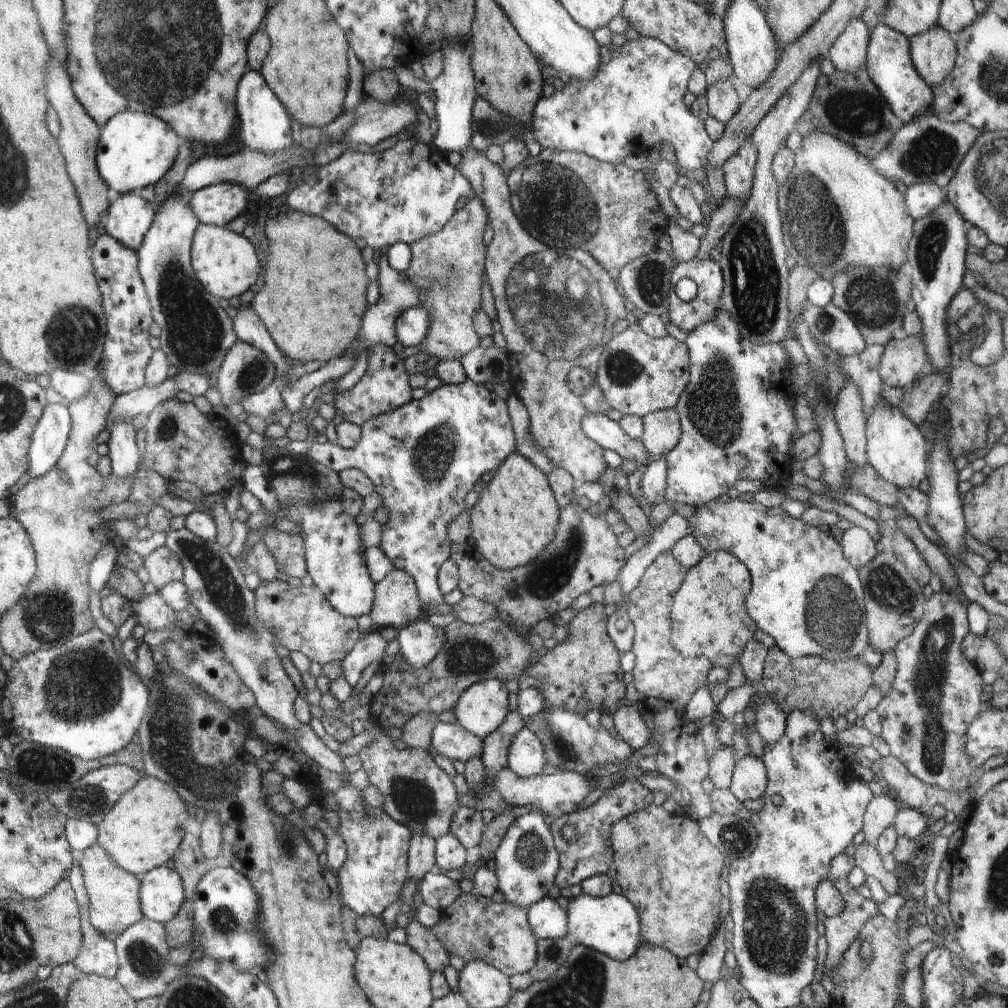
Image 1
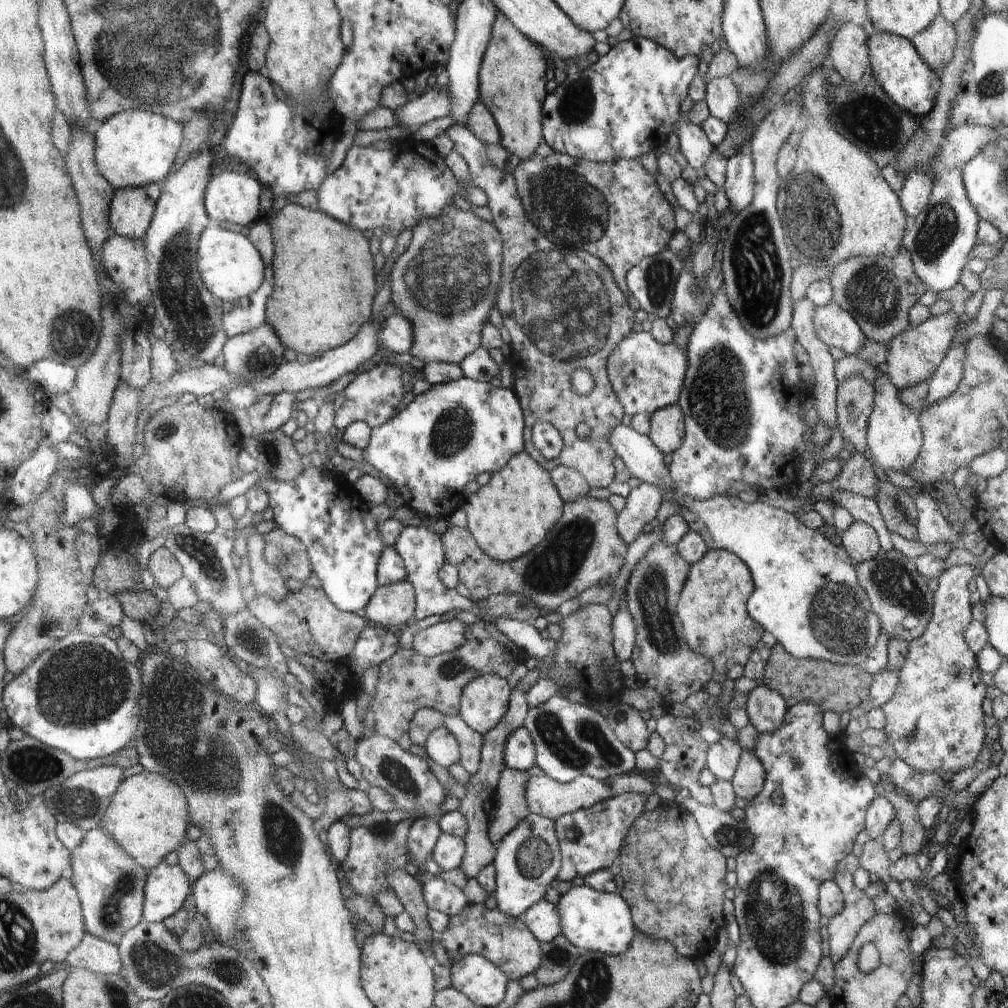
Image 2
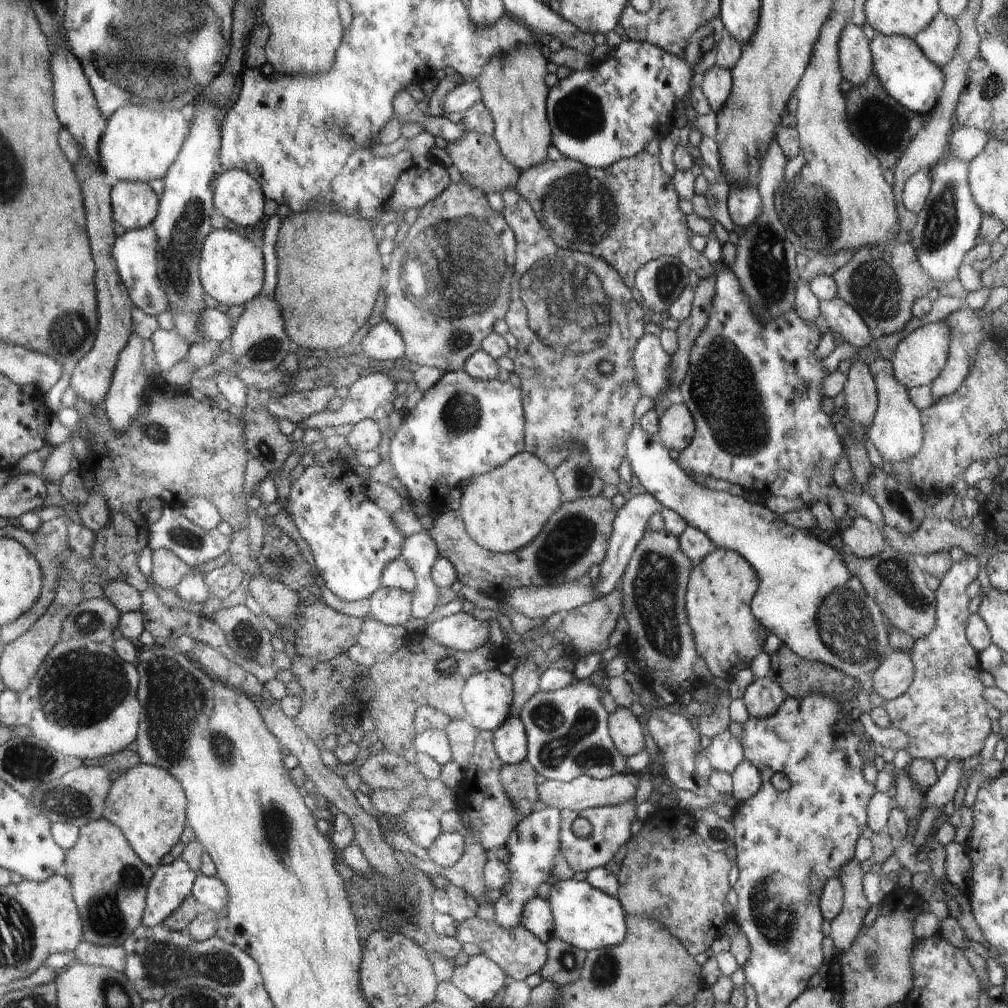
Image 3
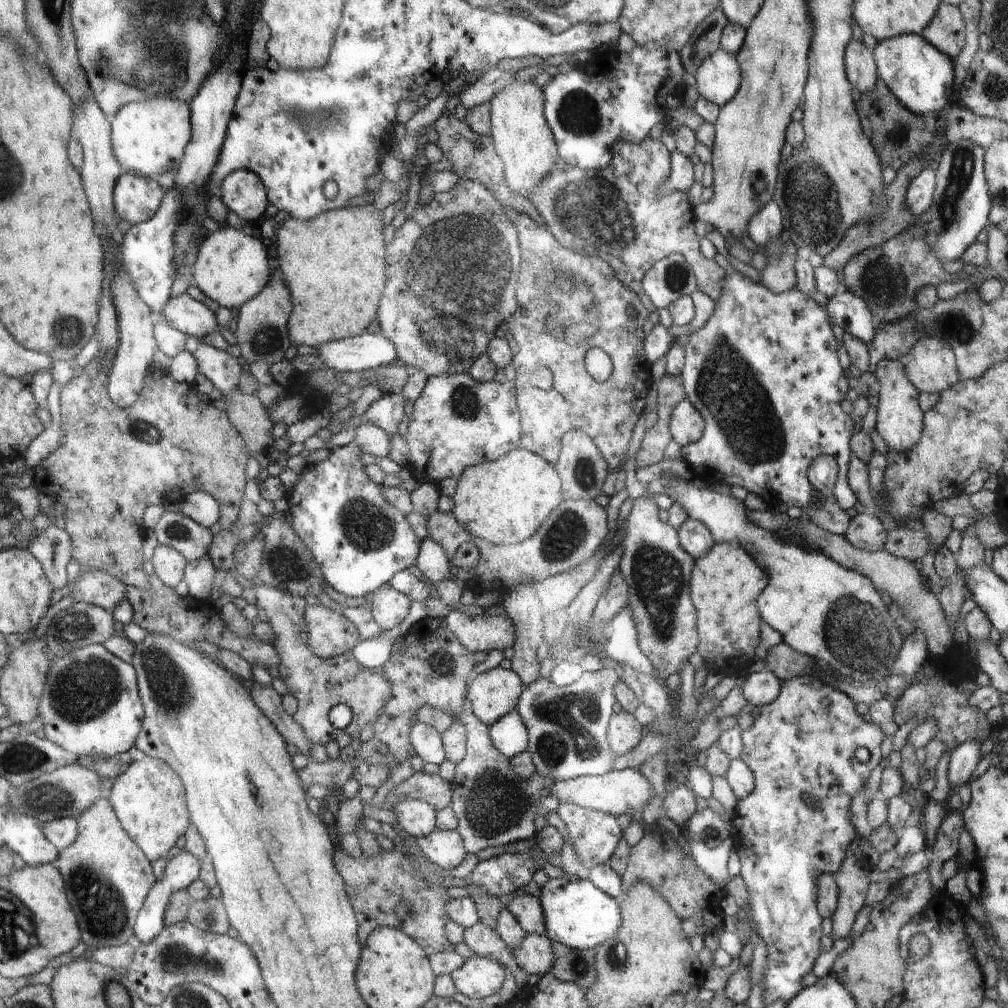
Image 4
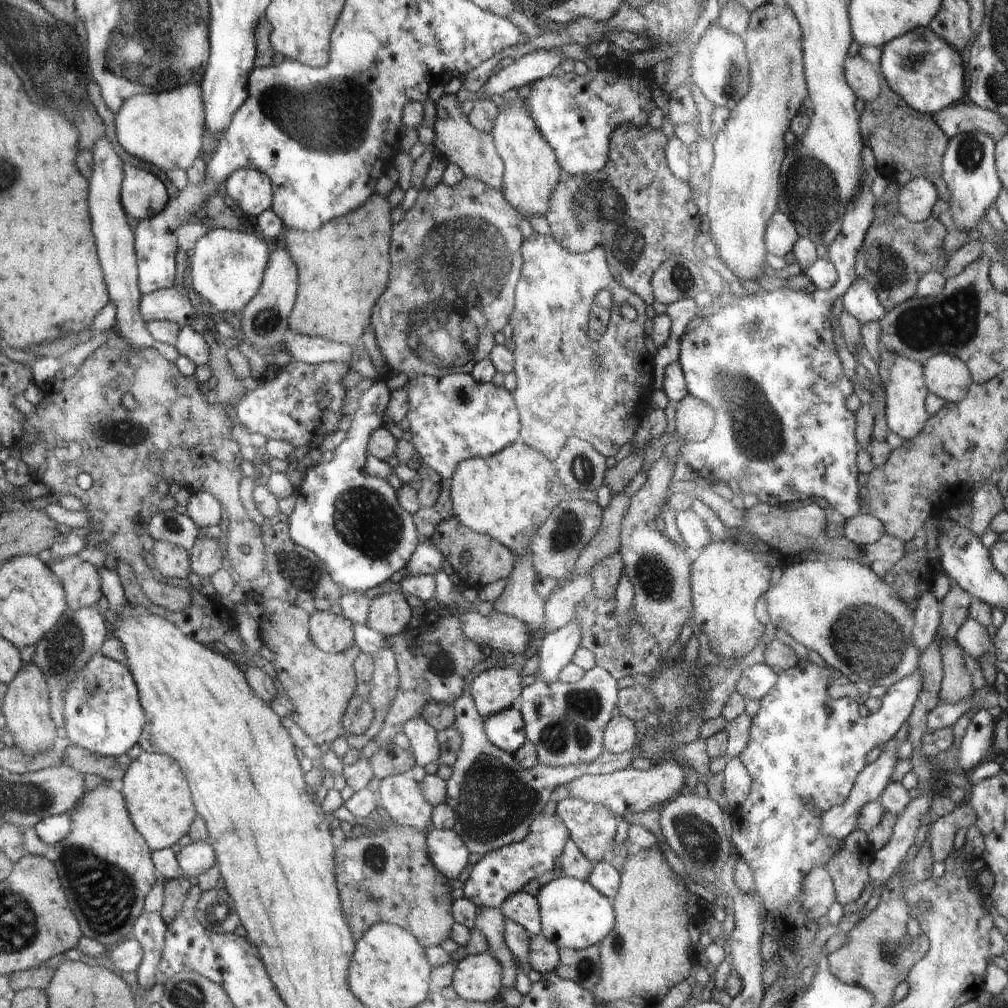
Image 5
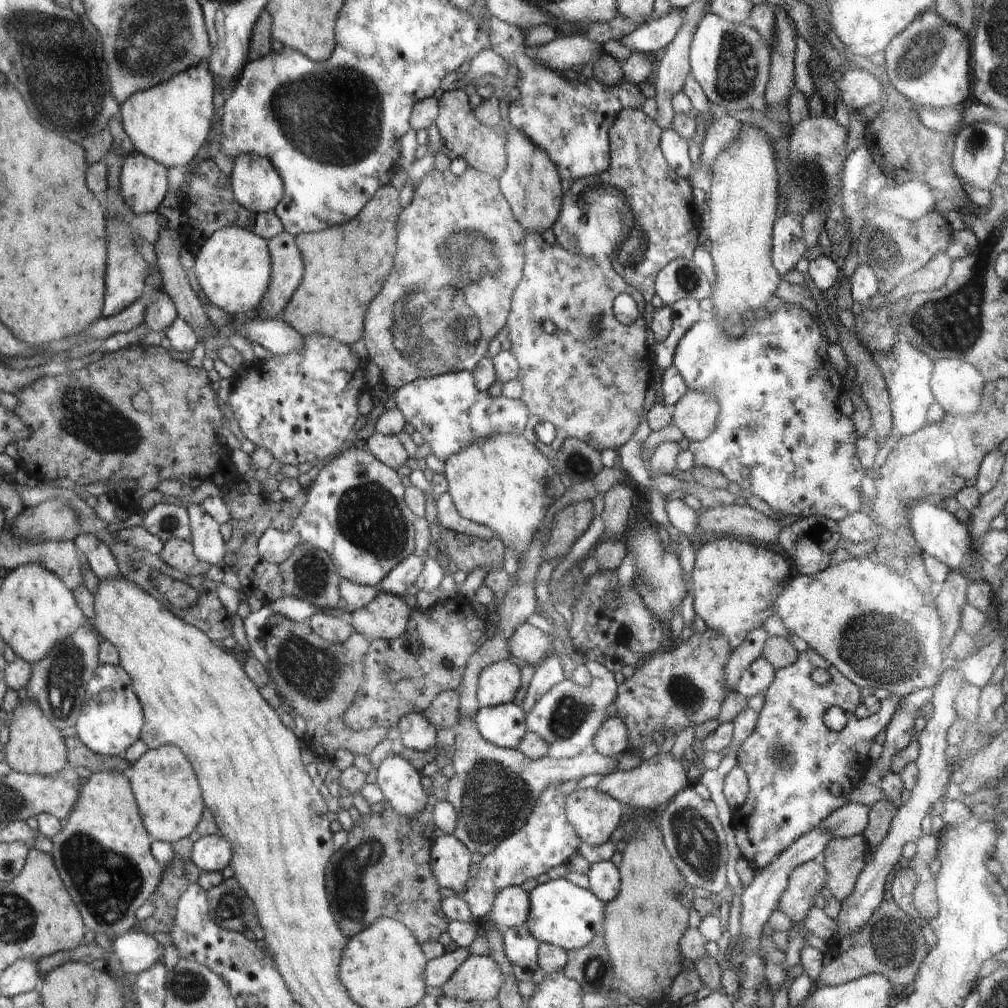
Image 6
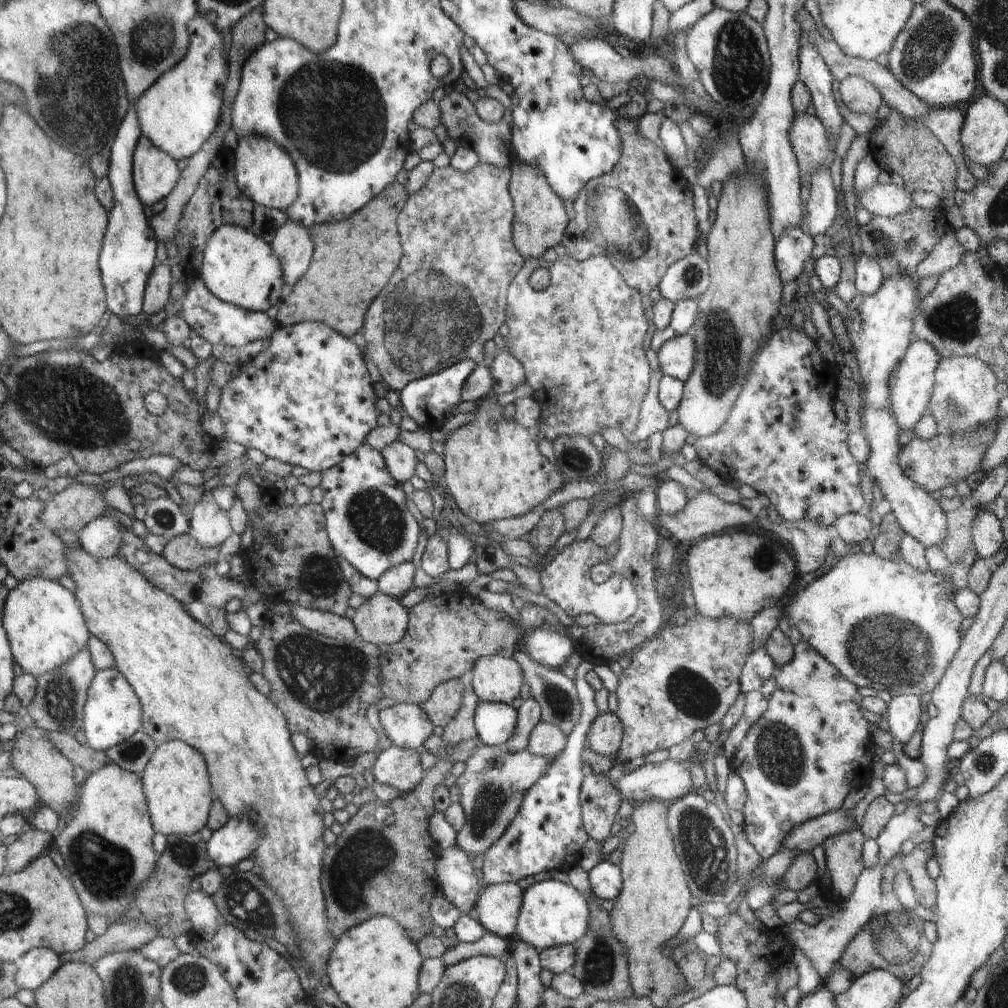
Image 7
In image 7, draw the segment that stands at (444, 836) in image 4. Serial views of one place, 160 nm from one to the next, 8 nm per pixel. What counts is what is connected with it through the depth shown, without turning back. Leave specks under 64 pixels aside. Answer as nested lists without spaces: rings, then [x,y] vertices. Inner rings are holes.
[[[458,846],[444,849],[436,868],[442,895],[459,908],[461,915],[473,914],[482,884],[468,855]]]

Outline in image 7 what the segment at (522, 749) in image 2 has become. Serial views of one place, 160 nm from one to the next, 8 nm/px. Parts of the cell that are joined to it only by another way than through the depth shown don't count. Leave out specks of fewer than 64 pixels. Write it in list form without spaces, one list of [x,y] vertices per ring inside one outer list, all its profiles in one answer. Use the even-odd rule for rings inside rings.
[[[480,701],[475,710],[475,727],[481,742],[503,747],[516,734],[516,710],[508,703]]]

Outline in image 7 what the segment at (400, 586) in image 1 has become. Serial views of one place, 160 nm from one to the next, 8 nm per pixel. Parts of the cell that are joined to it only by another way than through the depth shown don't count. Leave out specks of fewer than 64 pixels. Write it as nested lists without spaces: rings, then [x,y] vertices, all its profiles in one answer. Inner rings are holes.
[[[378,592],[350,614],[361,638],[379,646],[398,643],[403,638],[409,626],[408,613],[397,598]]]

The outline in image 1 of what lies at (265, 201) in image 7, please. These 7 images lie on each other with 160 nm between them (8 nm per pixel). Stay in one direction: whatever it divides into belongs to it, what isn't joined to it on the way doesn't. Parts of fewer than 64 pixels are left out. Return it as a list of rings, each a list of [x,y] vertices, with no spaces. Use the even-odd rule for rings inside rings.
[[[221,182],[194,191],[189,204],[202,224],[226,227],[248,206],[248,194],[242,185]]]

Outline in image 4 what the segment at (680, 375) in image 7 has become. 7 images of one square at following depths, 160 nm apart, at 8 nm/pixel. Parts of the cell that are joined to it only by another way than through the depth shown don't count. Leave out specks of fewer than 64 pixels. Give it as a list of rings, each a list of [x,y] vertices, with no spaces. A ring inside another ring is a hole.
[[[728,268],[723,291],[715,303],[708,322],[683,341],[685,361],[681,381],[685,396],[699,409],[707,424],[698,443],[681,446],[681,458],[696,477],[730,487],[743,486],[770,506],[782,502],[806,508],[819,497],[808,481],[806,470],[816,456],[828,454],[834,456],[839,466],[838,482],[833,491],[836,502],[845,511],[854,507],[857,498],[847,479],[853,455],[850,441],[854,423],[840,407],[854,382],[846,378],[840,367],[827,309],[797,288],[784,294],[775,293],[733,268]]]

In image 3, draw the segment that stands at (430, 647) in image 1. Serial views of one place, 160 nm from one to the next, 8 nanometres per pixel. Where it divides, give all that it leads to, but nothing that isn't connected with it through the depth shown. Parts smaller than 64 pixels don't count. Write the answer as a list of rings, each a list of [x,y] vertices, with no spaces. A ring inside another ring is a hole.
[[[460,611],[430,623],[424,631],[434,642],[457,651],[470,652],[488,640],[486,621],[480,622],[473,614]]]

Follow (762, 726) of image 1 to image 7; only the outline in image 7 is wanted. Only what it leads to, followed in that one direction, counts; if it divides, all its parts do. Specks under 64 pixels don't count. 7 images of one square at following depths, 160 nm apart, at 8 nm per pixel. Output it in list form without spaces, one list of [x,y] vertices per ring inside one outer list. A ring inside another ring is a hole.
[[[755,649],[742,672],[742,694],[758,690],[761,686],[774,675],[772,657],[766,649]]]

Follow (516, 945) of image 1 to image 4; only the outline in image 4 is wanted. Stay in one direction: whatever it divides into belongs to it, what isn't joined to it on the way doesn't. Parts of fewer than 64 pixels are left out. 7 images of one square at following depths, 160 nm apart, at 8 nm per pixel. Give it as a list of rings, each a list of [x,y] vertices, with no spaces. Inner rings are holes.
[[[527,934],[518,948],[510,950],[517,965],[530,975],[548,973],[555,964],[554,943],[546,935]]]

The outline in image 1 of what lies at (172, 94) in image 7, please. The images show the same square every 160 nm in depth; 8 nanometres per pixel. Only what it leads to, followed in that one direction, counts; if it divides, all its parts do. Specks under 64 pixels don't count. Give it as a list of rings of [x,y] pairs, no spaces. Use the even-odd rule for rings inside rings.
[[[124,111],[115,114],[101,127],[102,136],[98,144],[100,176],[118,194],[141,191],[146,186],[155,185],[171,170],[170,166],[174,166],[174,158],[181,147],[179,133],[176,134],[172,126],[152,116],[152,113]]]

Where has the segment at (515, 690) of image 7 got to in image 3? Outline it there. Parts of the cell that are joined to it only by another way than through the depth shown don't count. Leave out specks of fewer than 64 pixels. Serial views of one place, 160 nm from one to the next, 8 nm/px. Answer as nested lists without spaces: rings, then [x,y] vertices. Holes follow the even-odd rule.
[[[499,669],[471,676],[462,692],[468,720],[478,731],[494,732],[510,718],[514,694],[514,681]]]

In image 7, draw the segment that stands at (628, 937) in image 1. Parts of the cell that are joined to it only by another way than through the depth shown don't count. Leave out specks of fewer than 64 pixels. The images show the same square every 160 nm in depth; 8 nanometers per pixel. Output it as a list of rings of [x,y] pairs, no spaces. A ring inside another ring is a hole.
[[[556,879],[544,880],[525,890],[523,910],[519,912],[516,938],[541,950],[578,942],[590,928],[590,906],[570,883]]]

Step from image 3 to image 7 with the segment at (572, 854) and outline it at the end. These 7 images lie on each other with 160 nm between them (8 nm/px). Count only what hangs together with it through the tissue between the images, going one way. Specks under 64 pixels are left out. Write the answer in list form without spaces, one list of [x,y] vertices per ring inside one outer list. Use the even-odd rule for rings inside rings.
[[[590,773],[583,778],[580,802],[583,823],[590,839],[604,843],[610,836],[622,796],[606,775]]]

